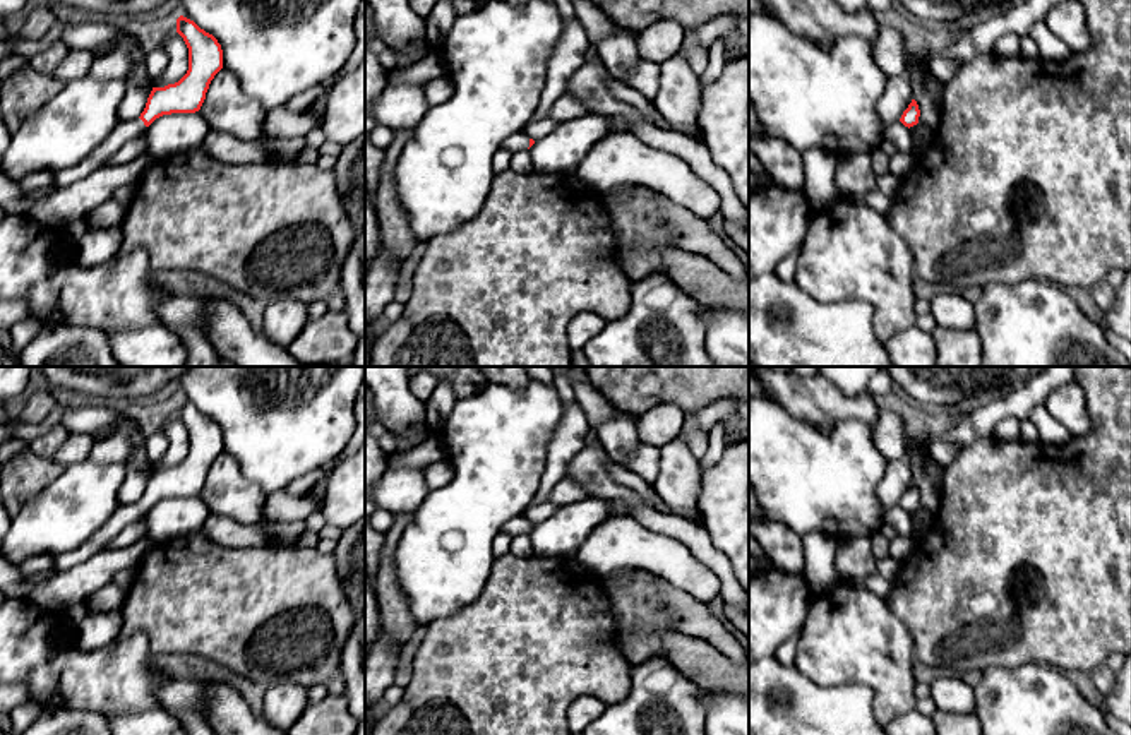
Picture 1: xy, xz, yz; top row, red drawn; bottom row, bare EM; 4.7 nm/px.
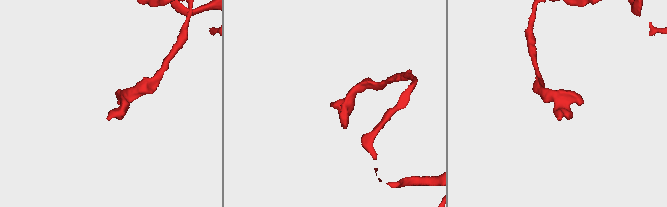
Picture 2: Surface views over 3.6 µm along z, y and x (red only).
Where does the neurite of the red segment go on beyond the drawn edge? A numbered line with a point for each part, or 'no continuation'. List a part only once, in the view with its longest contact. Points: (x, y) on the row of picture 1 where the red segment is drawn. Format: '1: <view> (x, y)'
1: xy (124, 132)

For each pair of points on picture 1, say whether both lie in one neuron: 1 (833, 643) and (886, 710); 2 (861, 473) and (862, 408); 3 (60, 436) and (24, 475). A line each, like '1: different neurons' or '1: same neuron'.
1: same neuron
2: different neurons
3: same neuron

